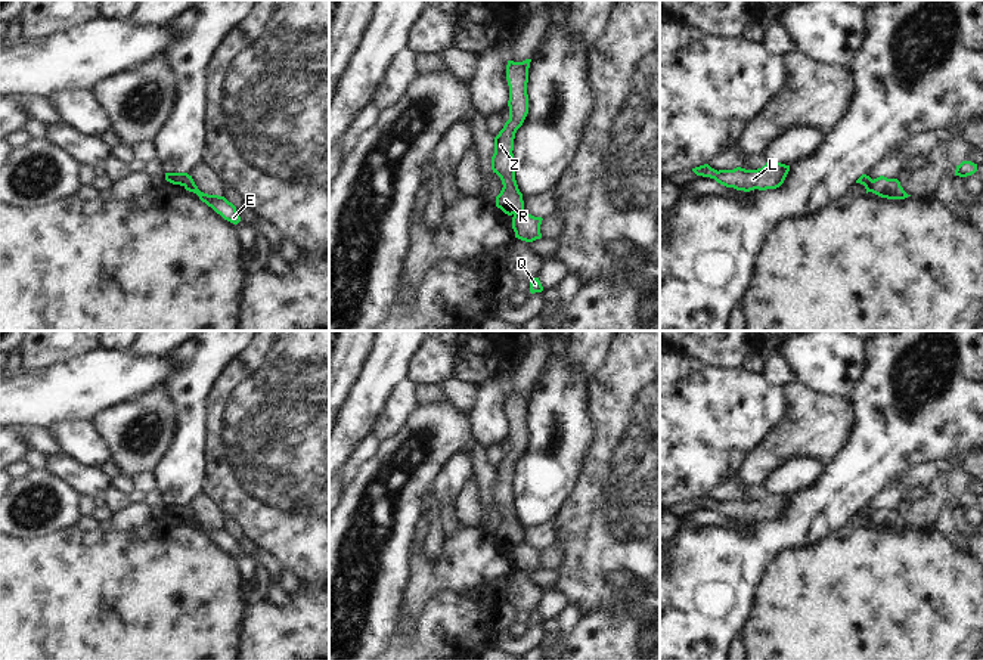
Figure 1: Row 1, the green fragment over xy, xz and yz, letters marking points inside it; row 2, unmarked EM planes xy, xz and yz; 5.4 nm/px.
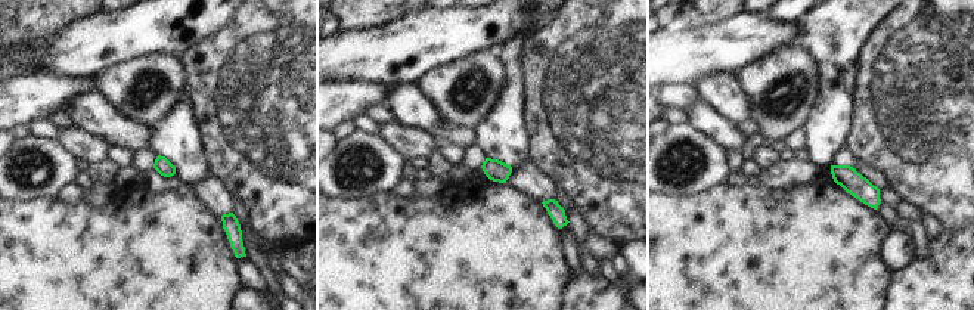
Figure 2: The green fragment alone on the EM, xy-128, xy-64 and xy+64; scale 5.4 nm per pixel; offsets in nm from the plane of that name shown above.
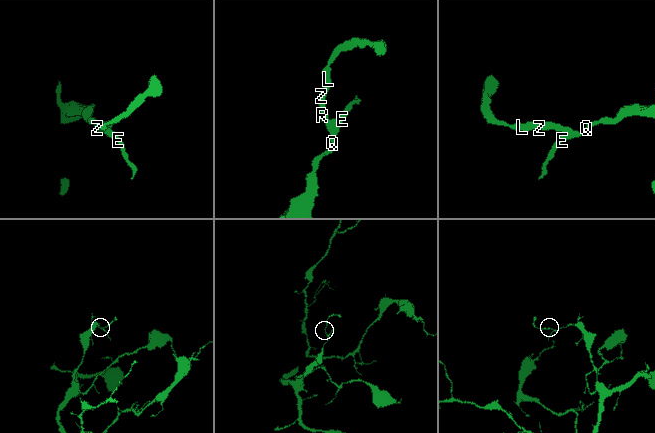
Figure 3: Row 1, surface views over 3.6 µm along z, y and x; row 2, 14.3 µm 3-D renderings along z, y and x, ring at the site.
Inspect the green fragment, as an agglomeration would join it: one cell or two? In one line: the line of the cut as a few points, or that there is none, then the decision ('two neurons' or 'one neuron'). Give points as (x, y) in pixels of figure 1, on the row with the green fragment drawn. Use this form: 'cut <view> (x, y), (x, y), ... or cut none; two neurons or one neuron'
cut yz (873, 180), (870, 191); two neurons

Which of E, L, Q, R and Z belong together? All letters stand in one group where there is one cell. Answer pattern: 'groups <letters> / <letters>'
groups E Q / L R Z

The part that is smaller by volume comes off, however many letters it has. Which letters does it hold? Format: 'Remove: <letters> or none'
Remove: L, R, Z

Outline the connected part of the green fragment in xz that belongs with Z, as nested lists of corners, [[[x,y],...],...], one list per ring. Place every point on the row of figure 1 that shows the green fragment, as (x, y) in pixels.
[[[531,59],[522,62],[508,61],[506,80],[509,86],[509,120],[494,137],[494,154],[492,157],[492,170],[502,180],[502,190],[496,196],[496,207],[505,214],[512,216],[524,211],[522,193],[515,180],[514,139],[517,130],[522,126],[528,114],[528,68]]]

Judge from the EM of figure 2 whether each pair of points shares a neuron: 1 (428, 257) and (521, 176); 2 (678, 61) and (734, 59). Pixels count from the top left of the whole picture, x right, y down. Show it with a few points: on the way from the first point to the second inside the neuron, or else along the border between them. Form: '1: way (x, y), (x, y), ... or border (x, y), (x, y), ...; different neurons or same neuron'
1: border (506, 182), (523, 188), (540, 202); different neurons
2: way (691, 59), (720, 59); same neuron

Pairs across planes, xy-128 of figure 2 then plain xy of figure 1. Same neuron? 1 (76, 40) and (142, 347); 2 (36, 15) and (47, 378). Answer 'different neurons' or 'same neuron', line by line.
1: different neurons
2: different neurons

